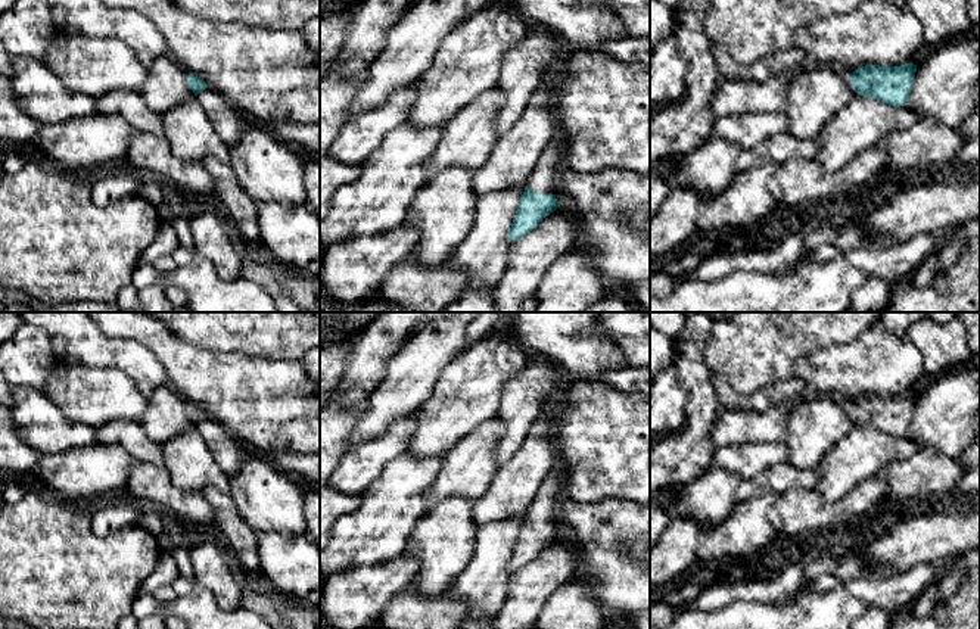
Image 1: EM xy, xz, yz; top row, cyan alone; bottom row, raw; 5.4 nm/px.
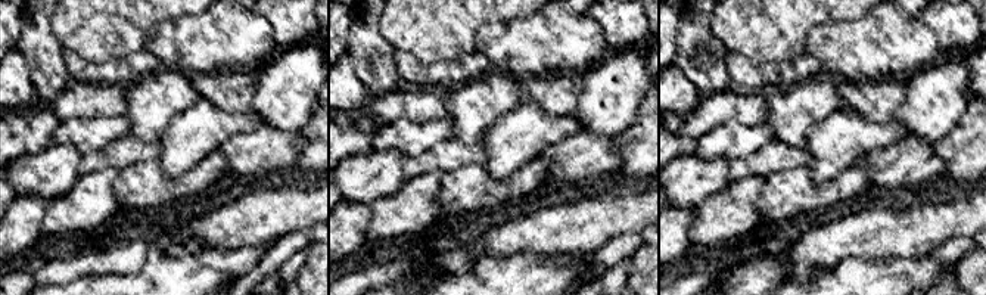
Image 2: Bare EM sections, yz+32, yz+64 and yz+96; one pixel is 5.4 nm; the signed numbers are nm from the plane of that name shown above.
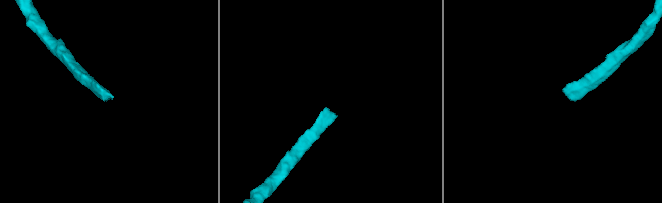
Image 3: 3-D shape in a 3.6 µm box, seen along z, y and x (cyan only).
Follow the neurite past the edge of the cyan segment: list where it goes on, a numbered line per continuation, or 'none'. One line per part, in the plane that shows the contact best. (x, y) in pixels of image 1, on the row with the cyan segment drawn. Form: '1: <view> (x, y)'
1: xz (543, 180)

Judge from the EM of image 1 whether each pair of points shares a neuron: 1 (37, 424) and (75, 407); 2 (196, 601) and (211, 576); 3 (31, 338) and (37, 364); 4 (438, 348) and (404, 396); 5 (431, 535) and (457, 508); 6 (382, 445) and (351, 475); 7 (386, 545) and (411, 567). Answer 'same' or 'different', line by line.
1: different
2: different
3: same
4: same
5: same
6: same
7: different

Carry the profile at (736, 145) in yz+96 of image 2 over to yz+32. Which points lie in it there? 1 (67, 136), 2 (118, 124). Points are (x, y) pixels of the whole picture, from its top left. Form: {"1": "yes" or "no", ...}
{"1": "yes", "2": "yes"}

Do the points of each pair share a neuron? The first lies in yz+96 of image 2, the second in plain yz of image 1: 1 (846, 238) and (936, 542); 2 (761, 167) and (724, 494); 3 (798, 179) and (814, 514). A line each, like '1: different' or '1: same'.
1: same
2: different
3: same

